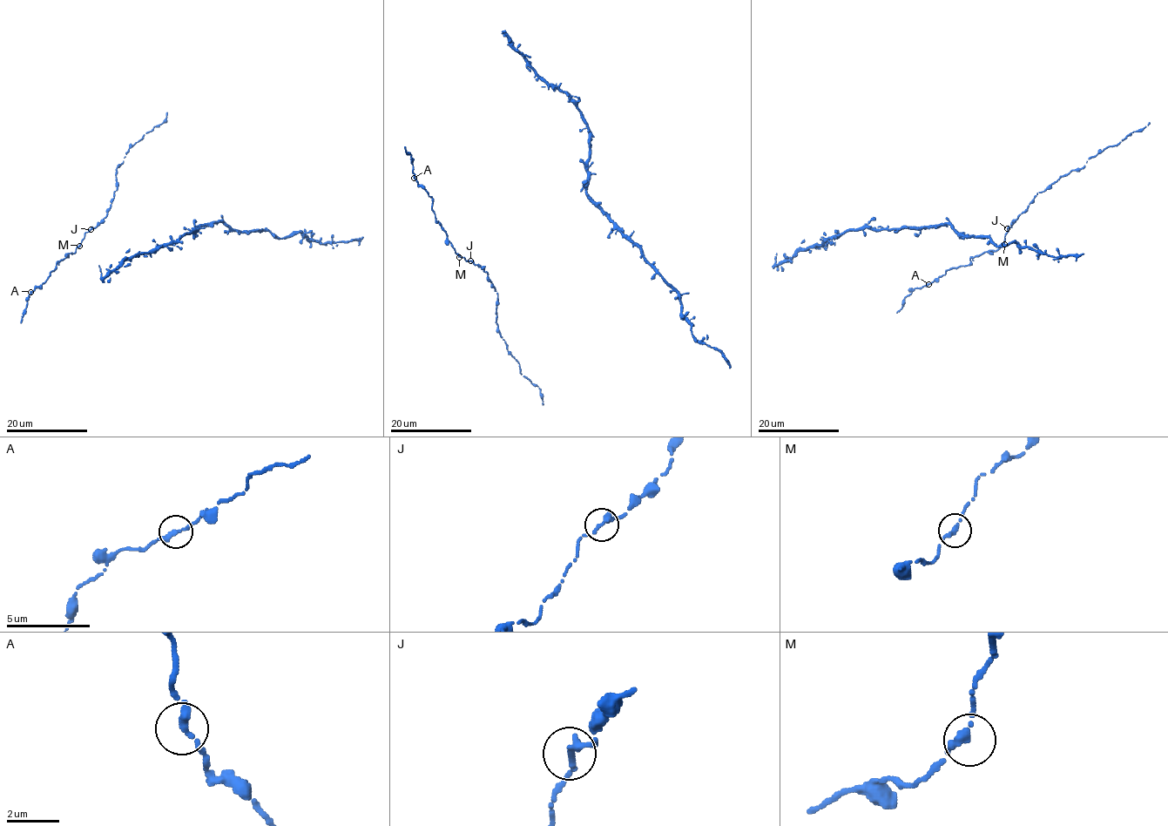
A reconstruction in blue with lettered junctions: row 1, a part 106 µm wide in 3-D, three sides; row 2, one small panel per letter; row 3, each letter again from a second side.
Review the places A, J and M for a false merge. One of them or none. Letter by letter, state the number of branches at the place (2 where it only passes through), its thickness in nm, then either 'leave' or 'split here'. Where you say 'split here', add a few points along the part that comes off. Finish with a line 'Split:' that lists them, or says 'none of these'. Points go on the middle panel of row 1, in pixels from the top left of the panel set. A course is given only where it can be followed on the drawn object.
A: branches 2; calibre 260 nm; leave
J: branches 2; calibre 280 nm; leave
M: branches 2; calibre 280 nm; leave
Split: none of these

